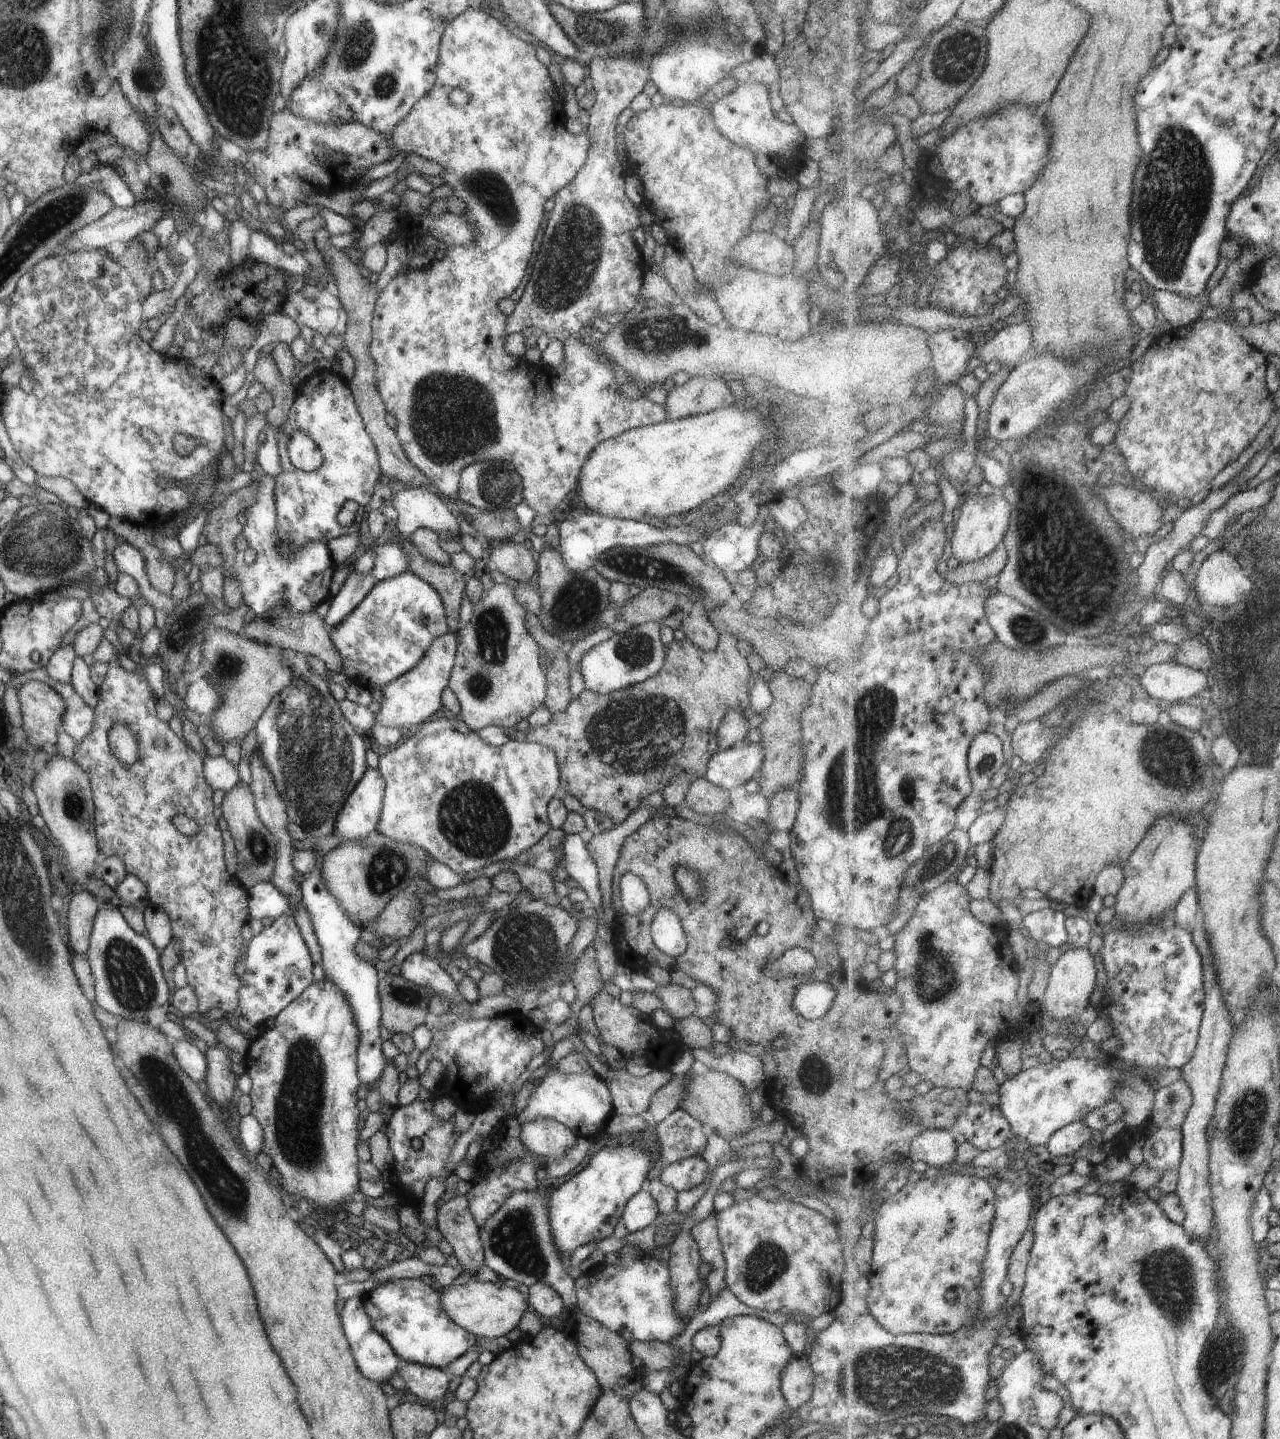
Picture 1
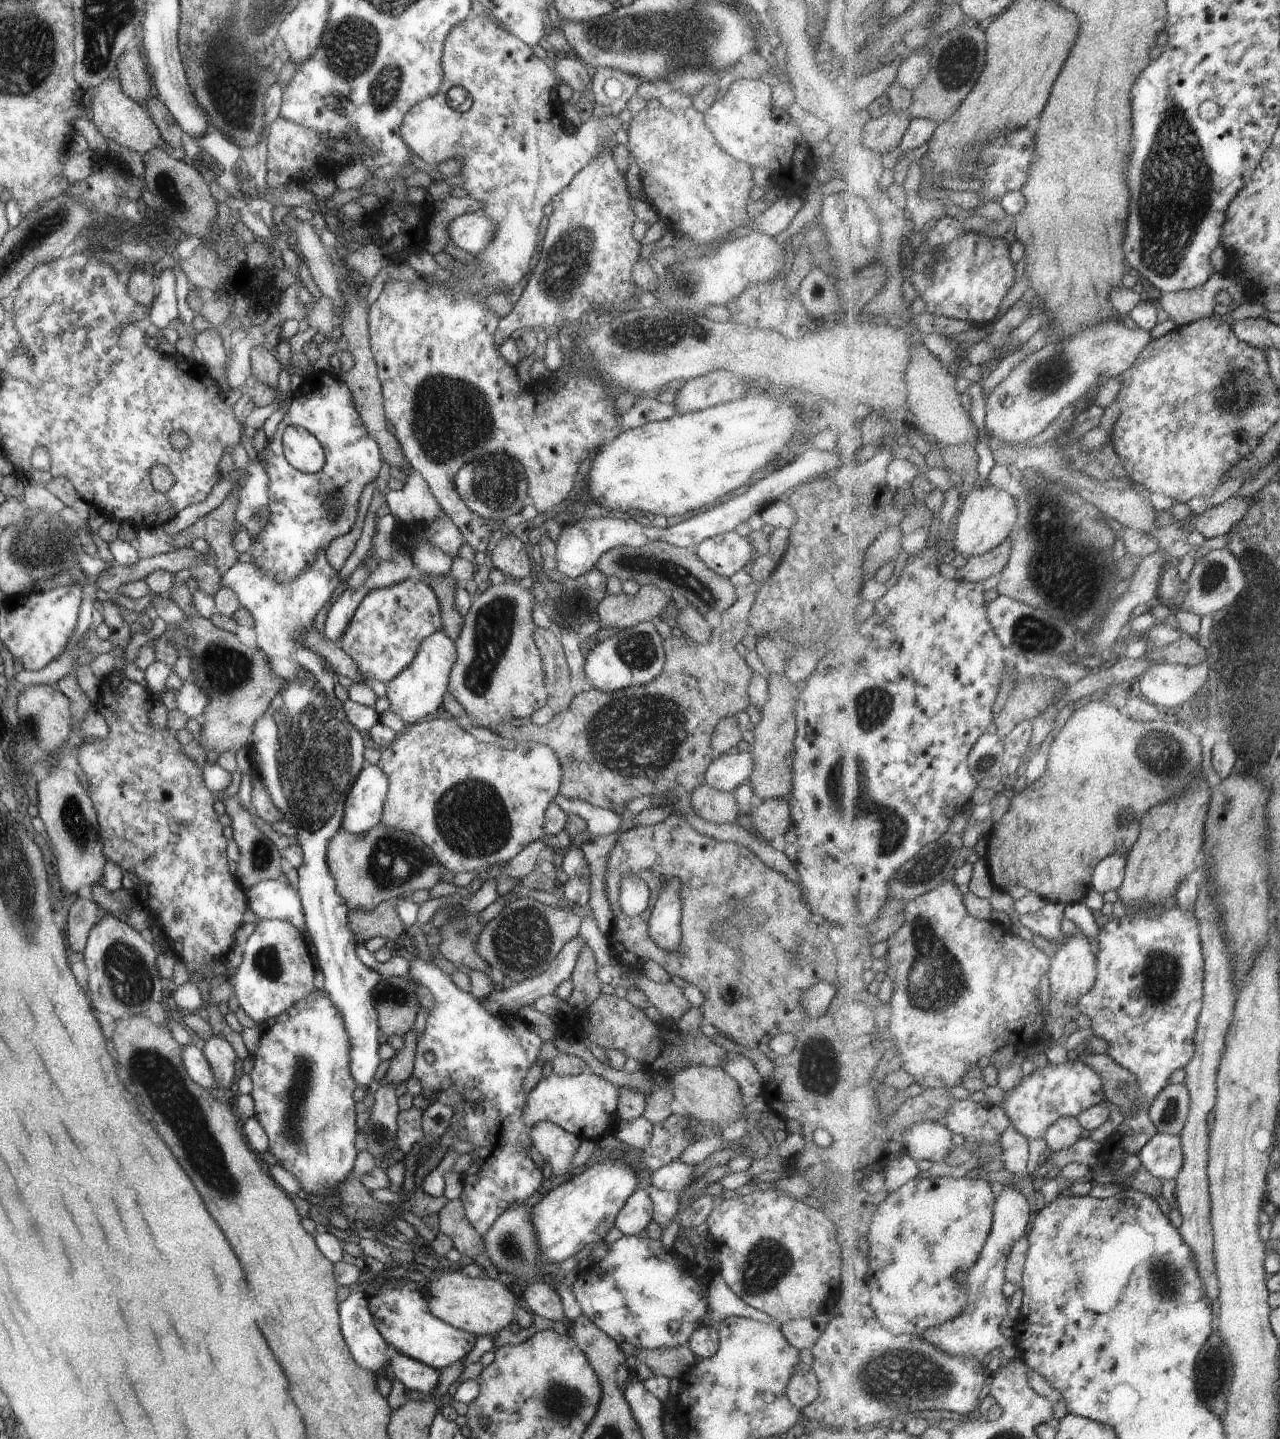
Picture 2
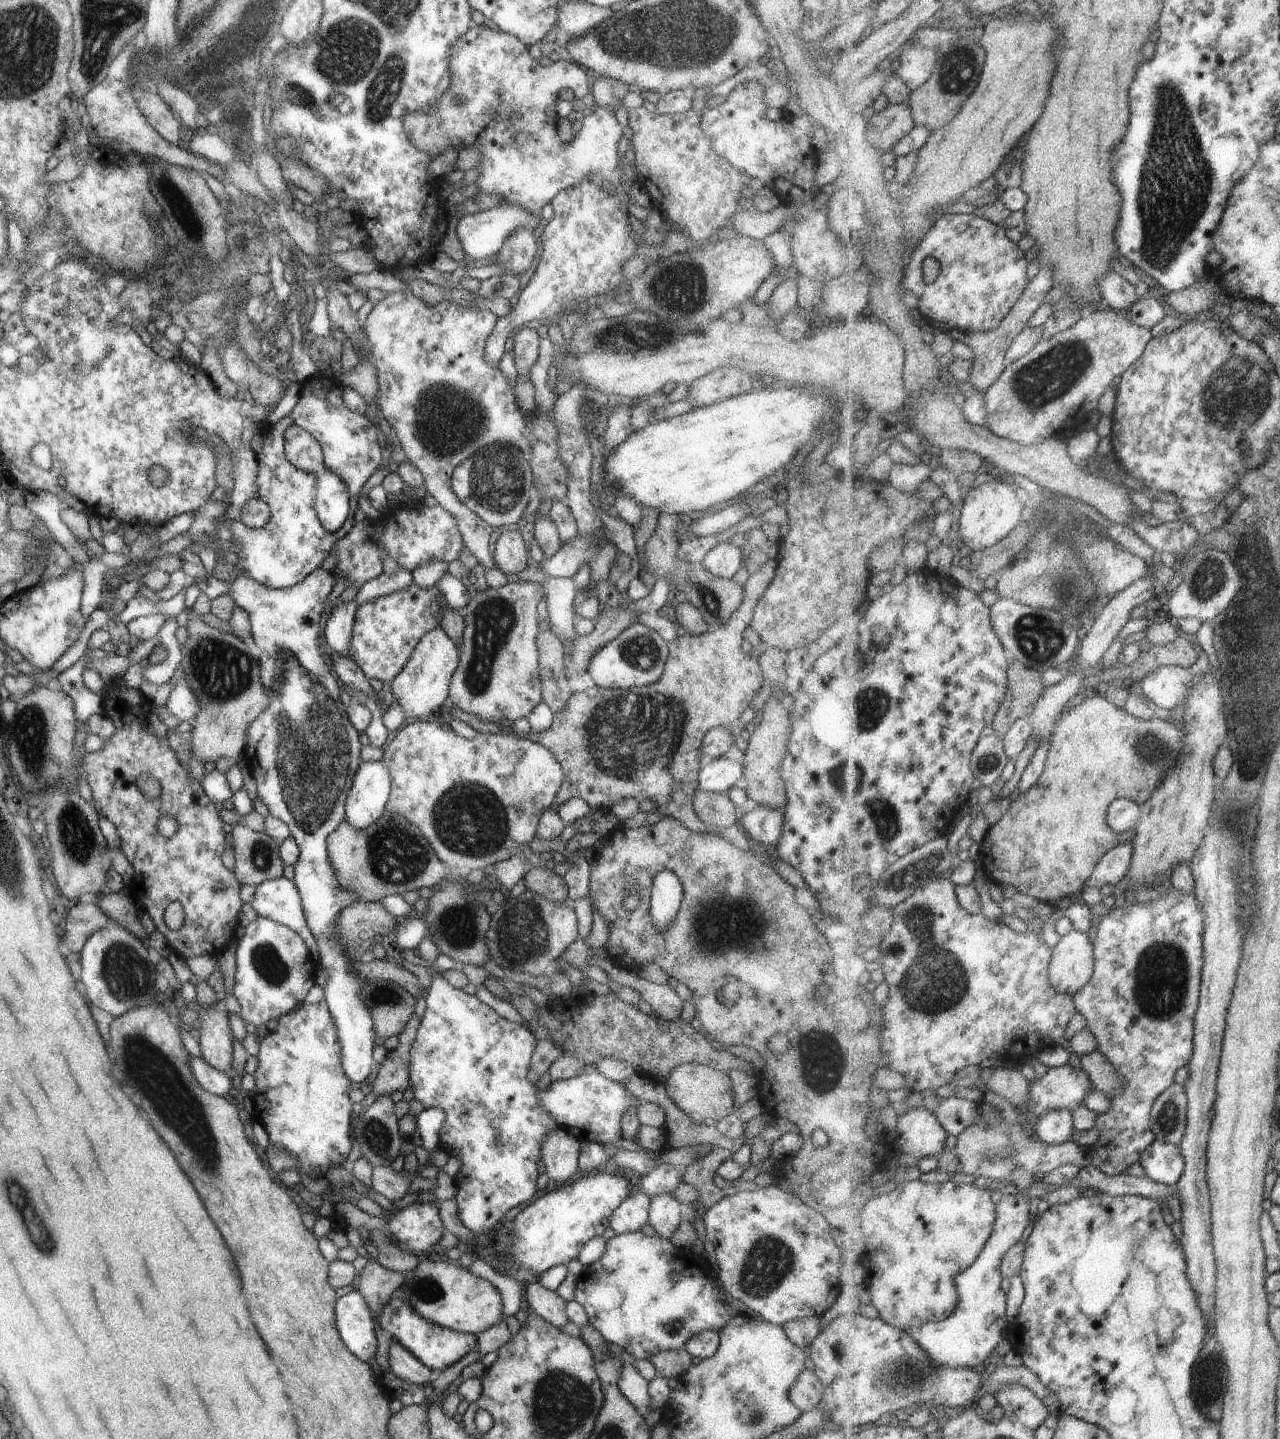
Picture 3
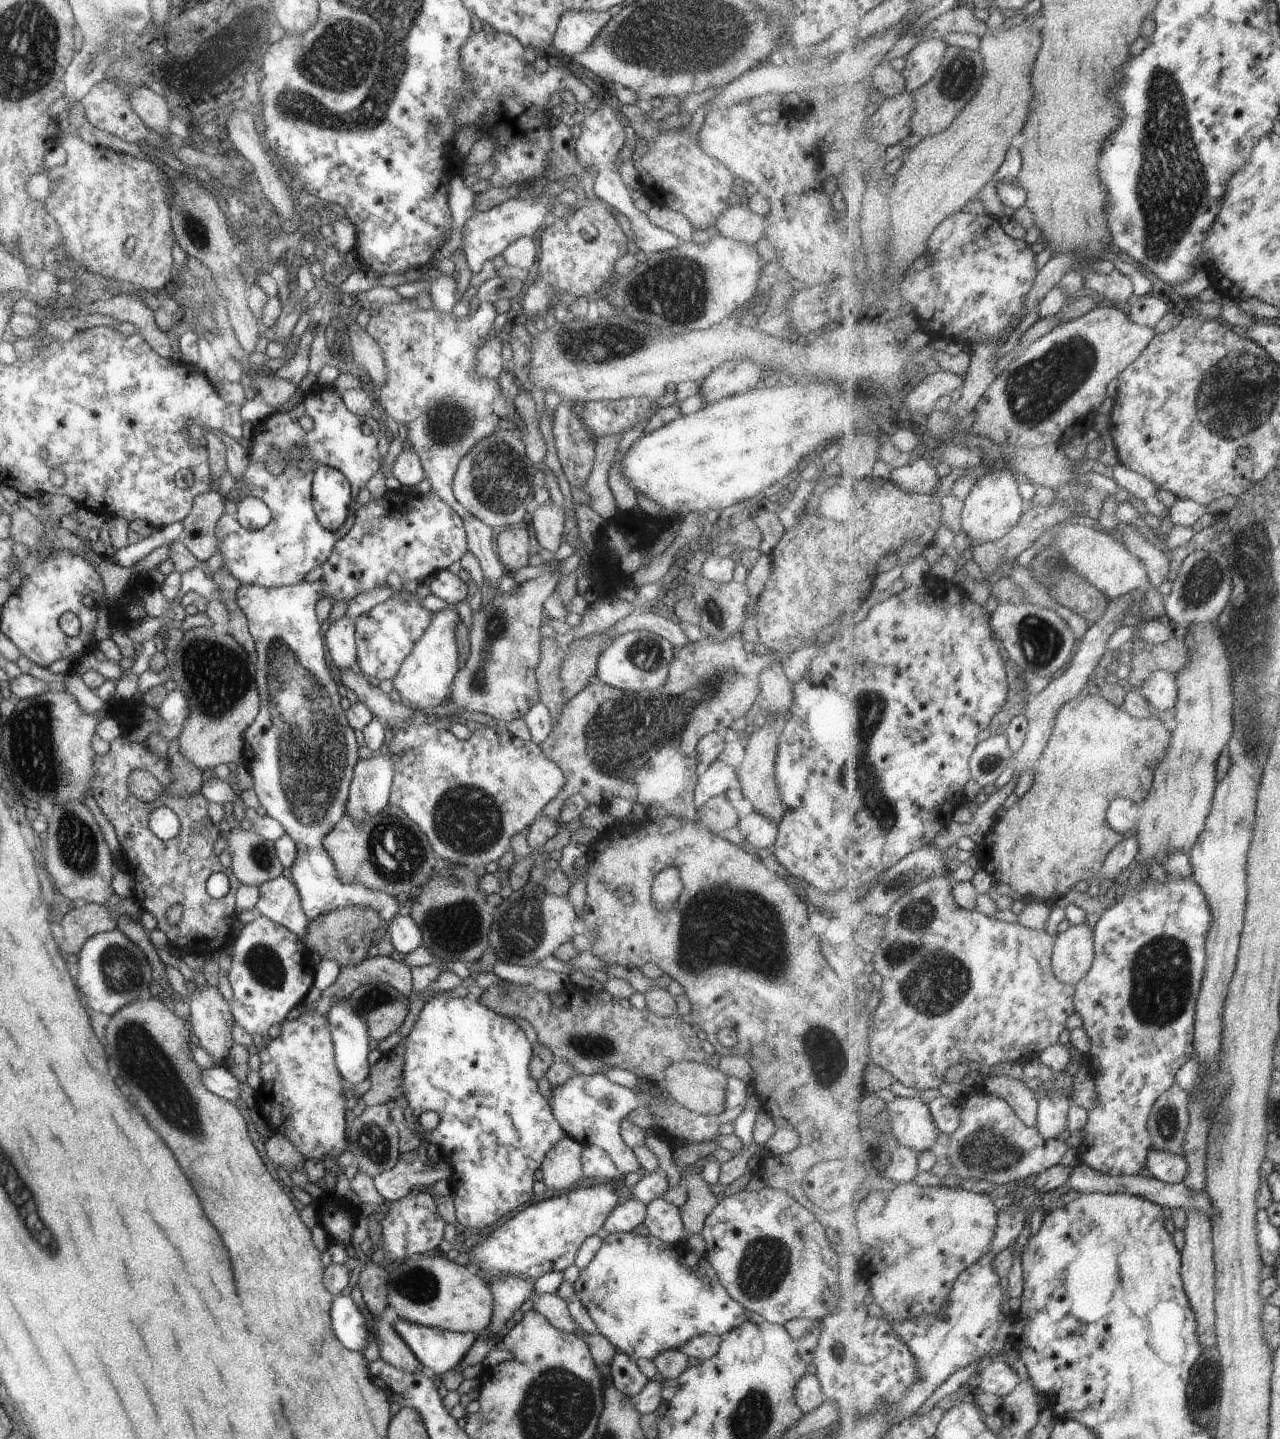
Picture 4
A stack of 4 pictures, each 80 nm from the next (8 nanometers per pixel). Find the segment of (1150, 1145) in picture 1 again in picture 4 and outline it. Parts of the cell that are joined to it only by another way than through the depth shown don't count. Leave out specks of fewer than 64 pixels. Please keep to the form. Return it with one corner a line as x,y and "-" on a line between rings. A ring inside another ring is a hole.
1155,1147
1149,1151
1146,1168
1153,1177
1166,1183
1183,1183
1189,1172
1184,1155

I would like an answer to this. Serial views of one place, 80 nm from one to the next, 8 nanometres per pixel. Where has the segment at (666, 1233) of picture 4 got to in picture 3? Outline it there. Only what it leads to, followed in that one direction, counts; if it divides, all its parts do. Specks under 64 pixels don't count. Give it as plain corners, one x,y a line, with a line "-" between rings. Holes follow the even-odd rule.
663,1193
660,1195
653,1195
650,1198
650,1203
648,1206
648,1223
654,1228
655,1234
661,1236
664,1239
669,1239
677,1228
678,1222
681,1217
681,1207
682,1205
673,1199
670,1193

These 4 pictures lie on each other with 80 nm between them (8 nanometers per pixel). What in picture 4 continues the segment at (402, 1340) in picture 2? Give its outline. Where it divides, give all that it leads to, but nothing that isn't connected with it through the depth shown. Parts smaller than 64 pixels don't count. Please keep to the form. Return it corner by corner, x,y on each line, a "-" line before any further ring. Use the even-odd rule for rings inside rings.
398,1317
397,1321
393,1322
392,1327
396,1334
400,1336
400,1339
407,1345
407,1348
410,1348
413,1356
422,1364
424,1371
432,1377
440,1377
446,1370
451,1370
465,1356
473,1341
477,1338
475,1333
444,1331
435,1327
415,1324
403,1317

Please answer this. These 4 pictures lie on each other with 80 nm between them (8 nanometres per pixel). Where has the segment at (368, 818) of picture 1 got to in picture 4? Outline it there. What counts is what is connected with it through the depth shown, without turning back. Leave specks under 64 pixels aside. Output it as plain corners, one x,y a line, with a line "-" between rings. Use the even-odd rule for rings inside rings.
388,754
359,759
354,764
345,813
355,823
362,823
388,805
393,773

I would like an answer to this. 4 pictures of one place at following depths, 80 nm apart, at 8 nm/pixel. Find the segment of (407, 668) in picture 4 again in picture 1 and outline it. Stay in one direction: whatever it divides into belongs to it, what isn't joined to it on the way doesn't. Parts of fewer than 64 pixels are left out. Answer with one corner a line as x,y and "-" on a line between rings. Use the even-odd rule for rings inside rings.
447,631
441,636
435,637
431,640
430,645
425,649
423,656
419,659
419,662
410,668
406,673
393,679
385,686
380,688
382,697
379,700
379,710
374,713
374,722
384,727
392,729
406,728
412,730
419,726
422,722
425,722
429,716
437,712
441,708
441,690
447,686
450,670
454,663
454,654
456,653
456,633
450,633

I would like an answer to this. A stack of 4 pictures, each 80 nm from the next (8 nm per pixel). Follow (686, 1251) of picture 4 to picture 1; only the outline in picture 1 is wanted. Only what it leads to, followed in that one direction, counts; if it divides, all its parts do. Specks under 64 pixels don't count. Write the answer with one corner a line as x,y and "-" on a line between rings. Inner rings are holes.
624,1244
616,1252
619,1264
608,1266
604,1262
591,1267
587,1272
581,1274
574,1280
574,1291
576,1294
577,1308
585,1316
595,1319
608,1331
615,1332
622,1339
629,1341
650,1341
658,1340
666,1343
669,1339
676,1337
685,1326
685,1322
678,1316
672,1307
672,1292
669,1288
669,1271
658,1257
658,1251
650,1253
643,1252
639,1248
639,1253
633,1250
637,1247
631,1244

